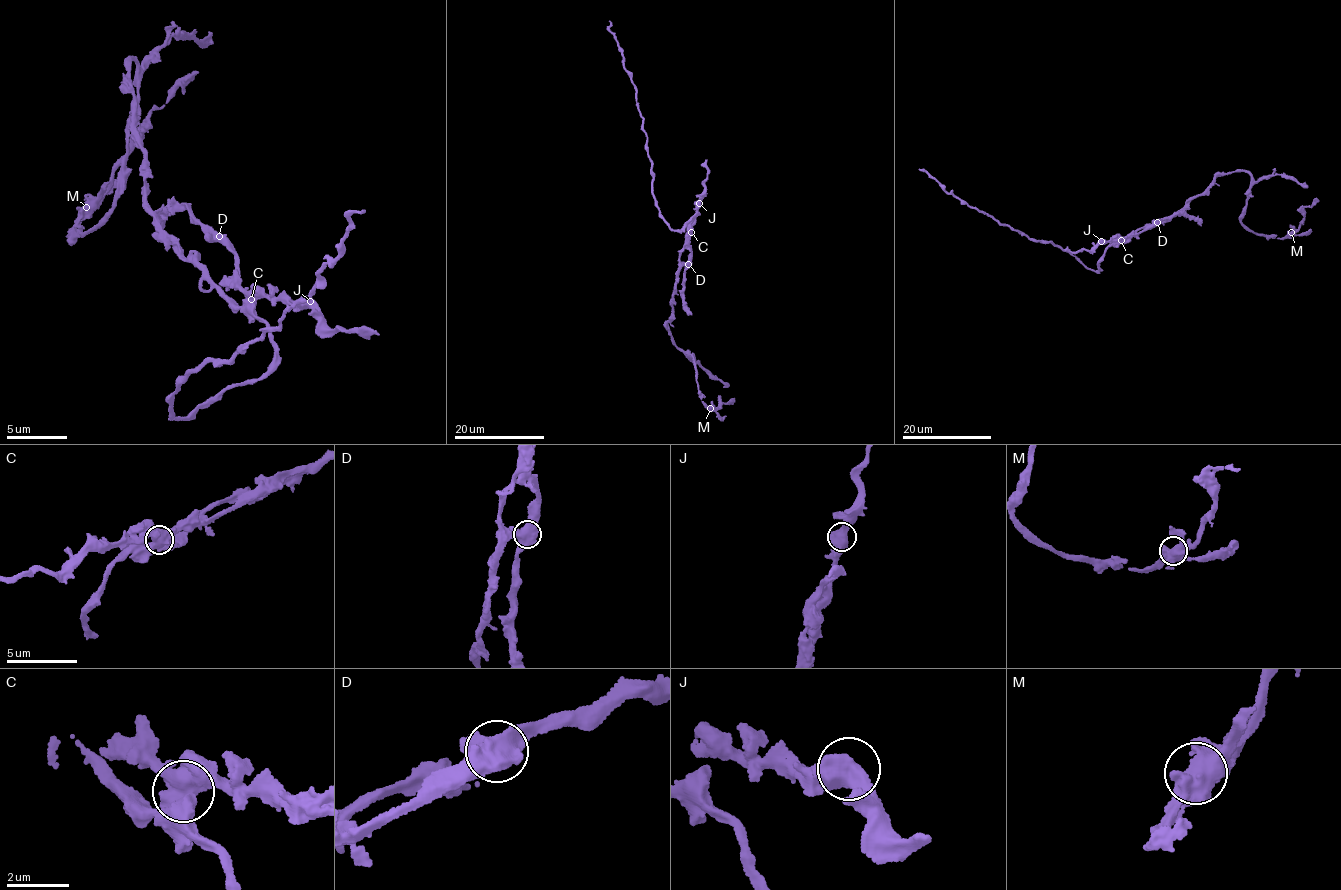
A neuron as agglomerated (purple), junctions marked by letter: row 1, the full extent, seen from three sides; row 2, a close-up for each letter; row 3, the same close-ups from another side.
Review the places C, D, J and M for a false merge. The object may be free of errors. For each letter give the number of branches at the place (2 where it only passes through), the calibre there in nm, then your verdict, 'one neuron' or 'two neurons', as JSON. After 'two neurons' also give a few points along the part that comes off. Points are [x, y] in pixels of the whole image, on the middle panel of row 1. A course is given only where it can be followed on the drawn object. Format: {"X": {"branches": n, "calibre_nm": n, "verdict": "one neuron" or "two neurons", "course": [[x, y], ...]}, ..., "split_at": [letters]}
{"C": {"branches": 3, "calibre_nm": 600, "verdict": "two neurons", "course": [[690, 232], [692, 252], [683, 285], [684, 302], [692, 314]]}, "D": {"branches": 3, "calibre_nm": 550, "verdict": "one neuron"}, "J": {"branches": 3, "calibre_nm": 500, "verdict": "one neuron"}, "M": {"branches": 3, "calibre_nm": 550, "verdict": "one neuron"}, "split_at": ["C"]}

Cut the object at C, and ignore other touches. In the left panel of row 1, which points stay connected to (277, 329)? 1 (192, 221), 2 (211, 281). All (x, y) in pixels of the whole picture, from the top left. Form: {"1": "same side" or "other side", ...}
{"1": "other side", "2": "same side"}

